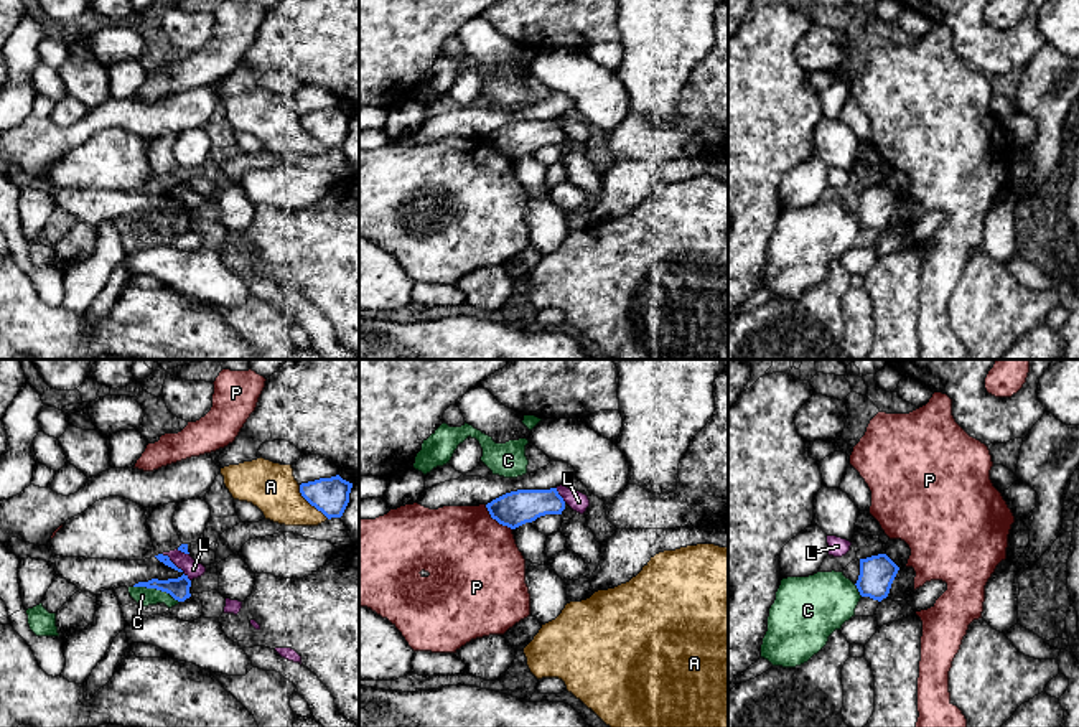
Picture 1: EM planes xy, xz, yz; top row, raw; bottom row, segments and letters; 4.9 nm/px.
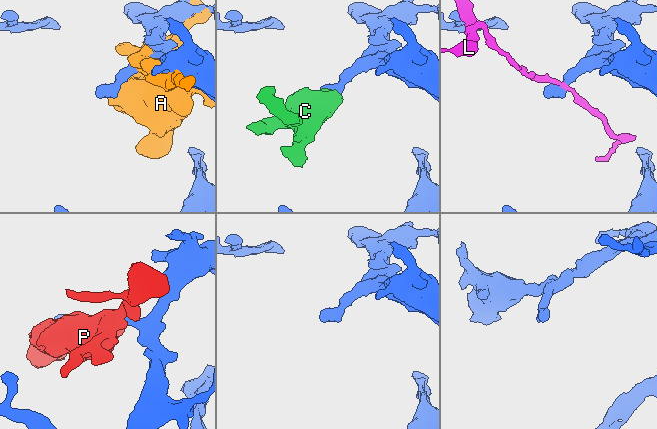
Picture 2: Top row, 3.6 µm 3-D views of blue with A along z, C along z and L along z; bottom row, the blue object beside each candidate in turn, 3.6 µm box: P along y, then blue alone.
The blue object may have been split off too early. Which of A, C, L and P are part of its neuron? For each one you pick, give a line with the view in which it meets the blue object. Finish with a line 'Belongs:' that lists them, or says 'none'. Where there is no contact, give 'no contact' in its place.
C: xy
Belongs: C

